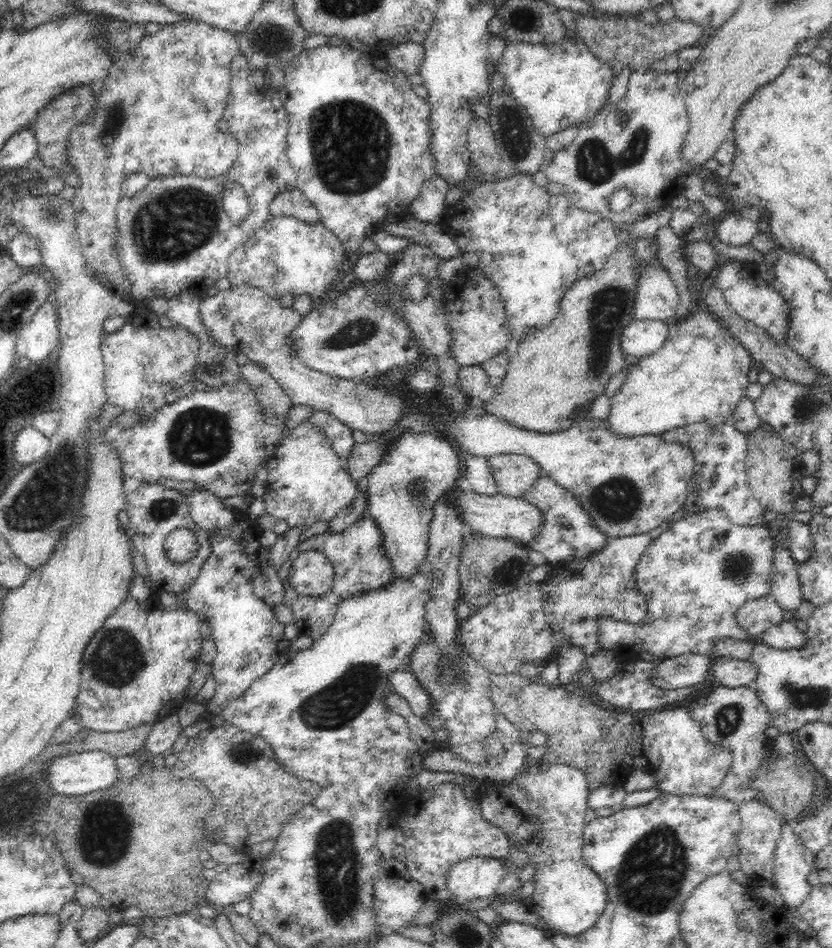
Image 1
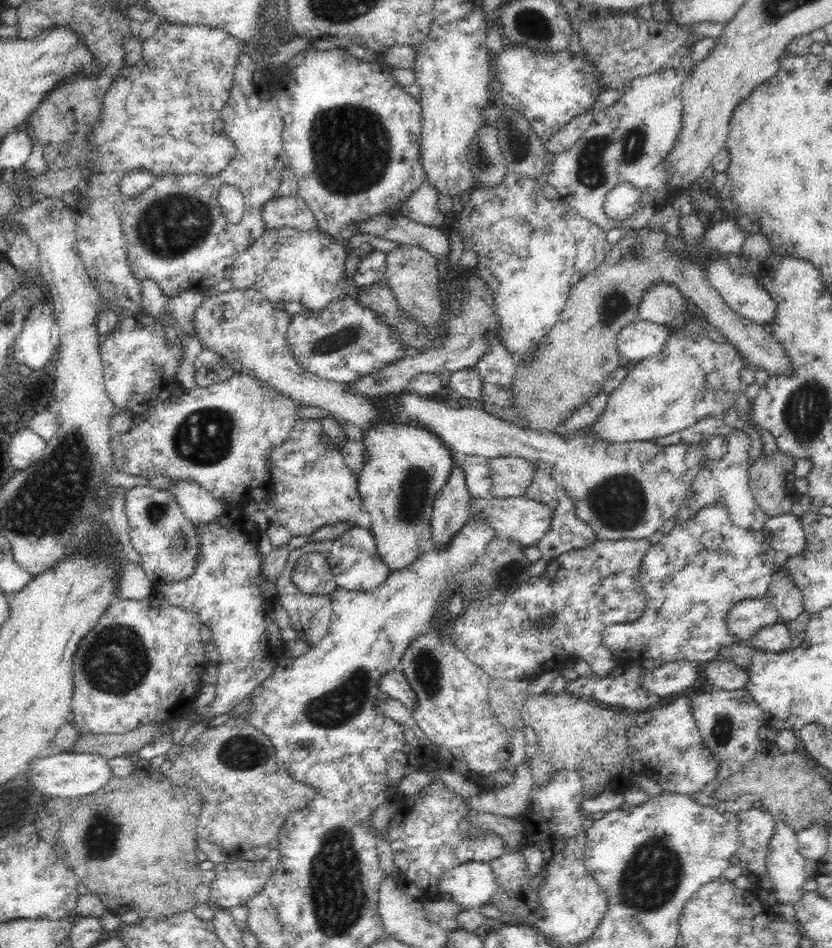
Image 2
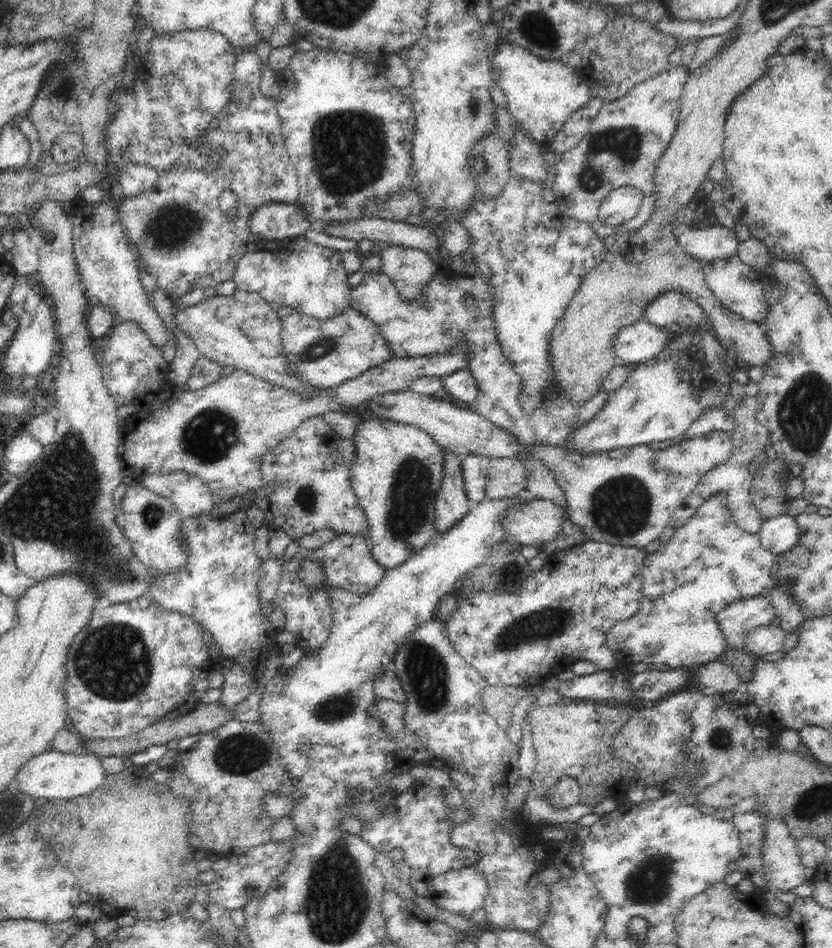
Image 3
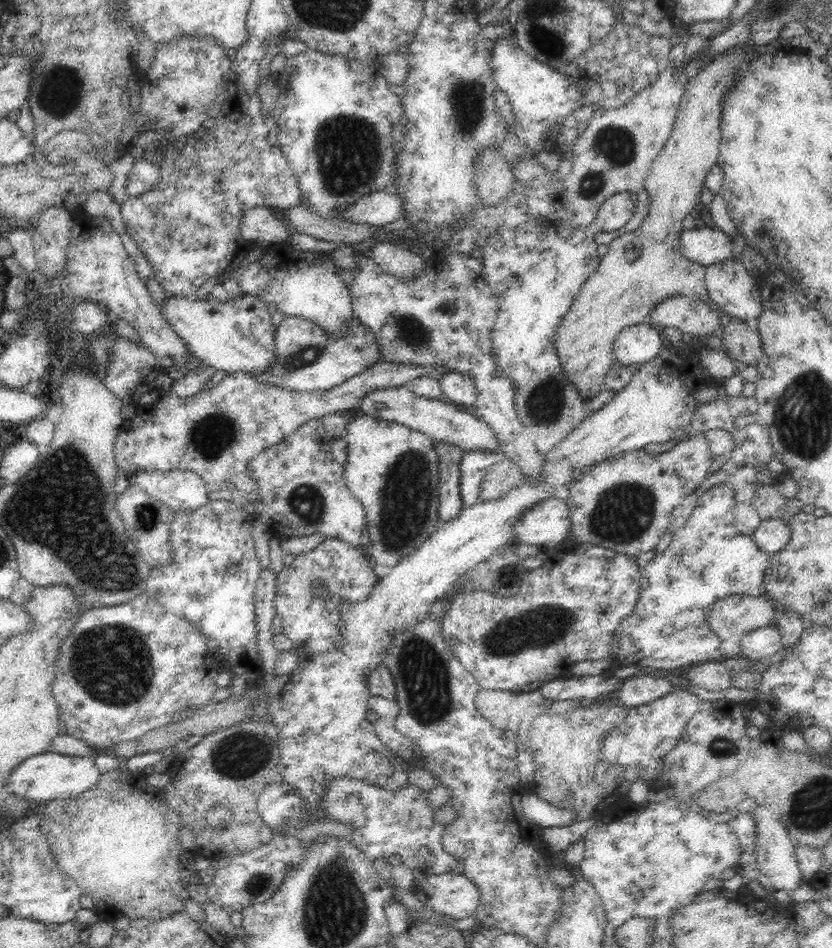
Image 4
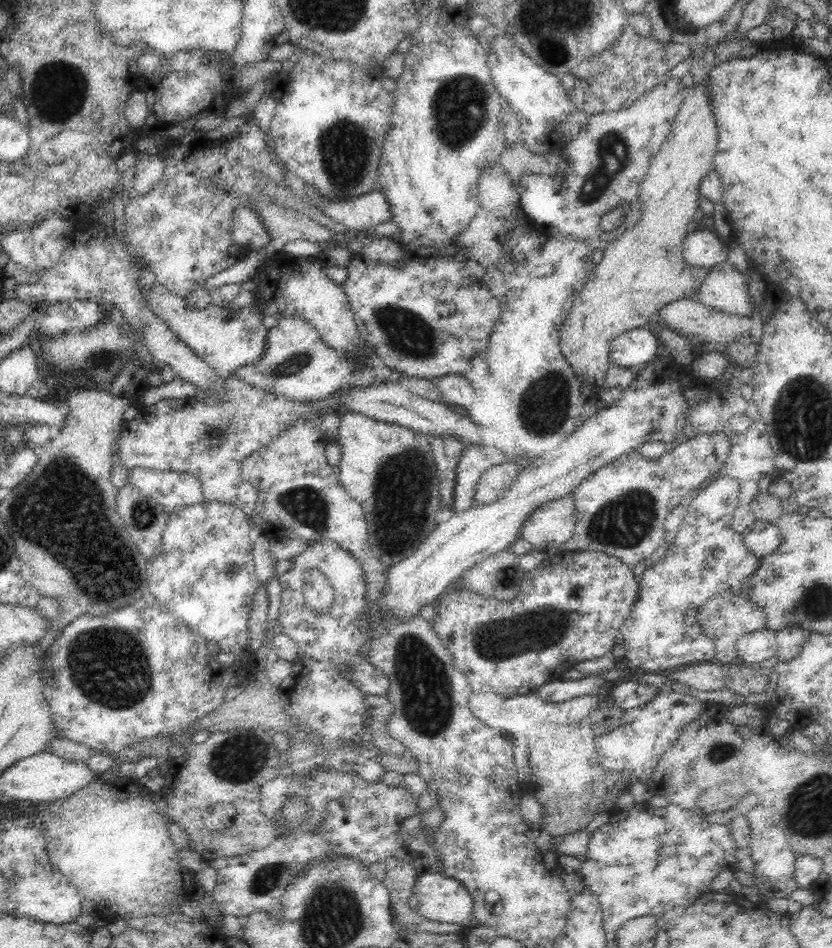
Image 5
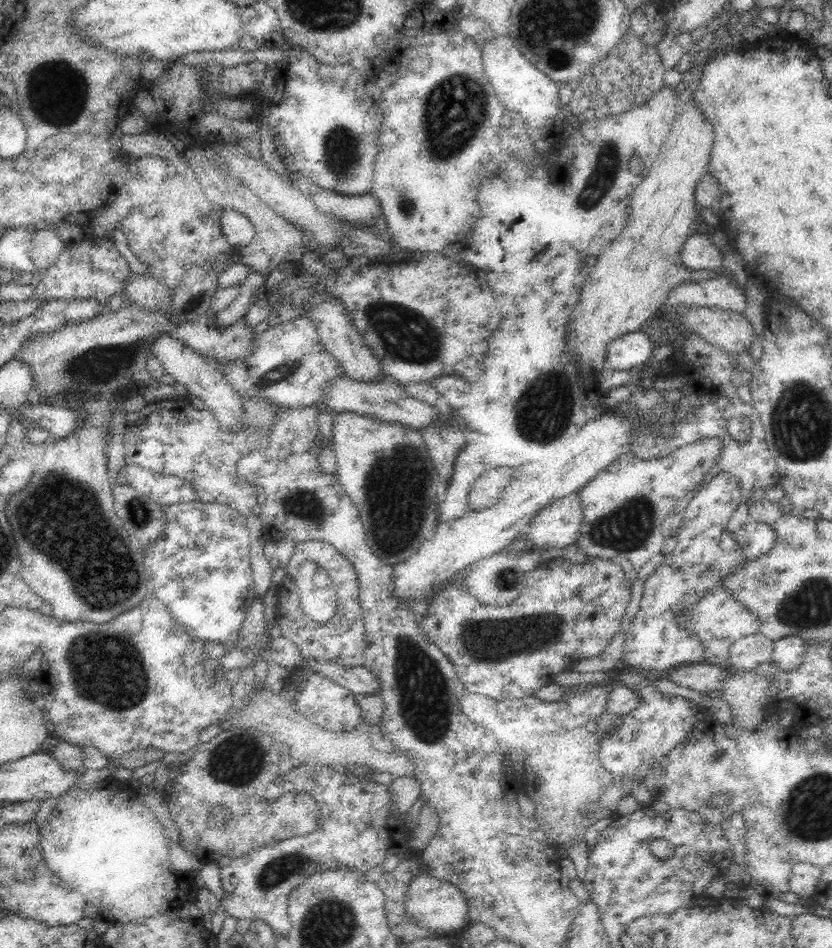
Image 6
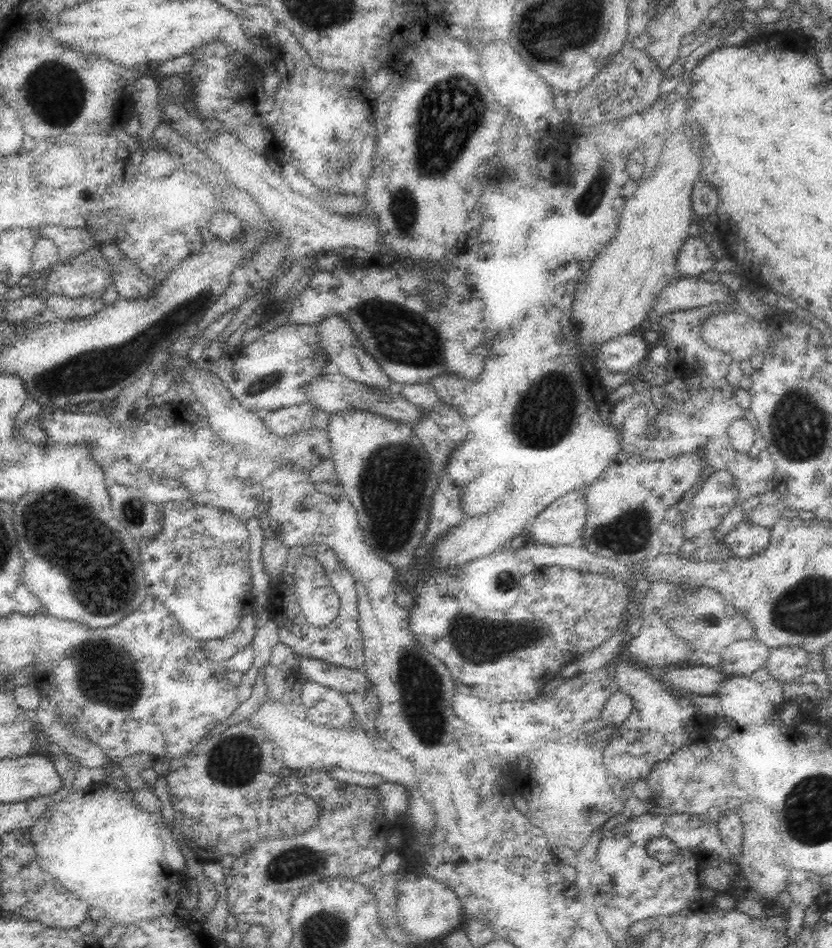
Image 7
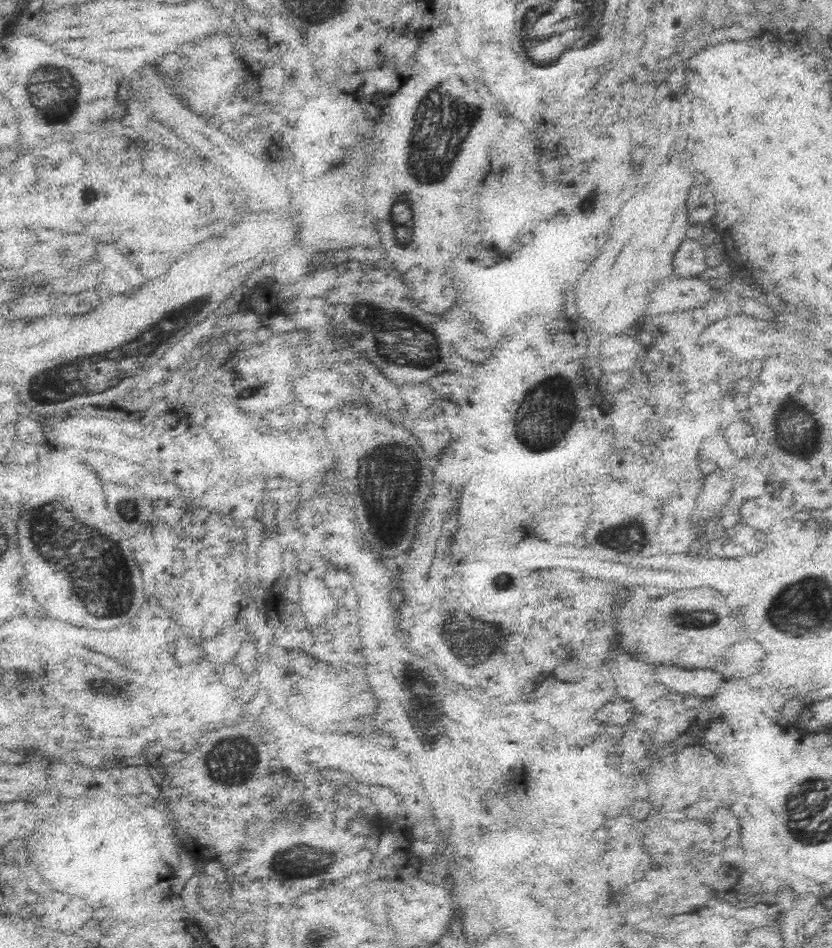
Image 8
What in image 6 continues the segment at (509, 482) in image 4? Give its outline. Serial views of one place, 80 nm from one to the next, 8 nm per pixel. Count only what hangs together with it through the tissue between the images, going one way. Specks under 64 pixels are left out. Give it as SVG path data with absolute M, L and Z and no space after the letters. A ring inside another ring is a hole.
M504 467L486 472L483 478L470 489L469 510L482 510L500 502L509 485L510 477L510 469Z

